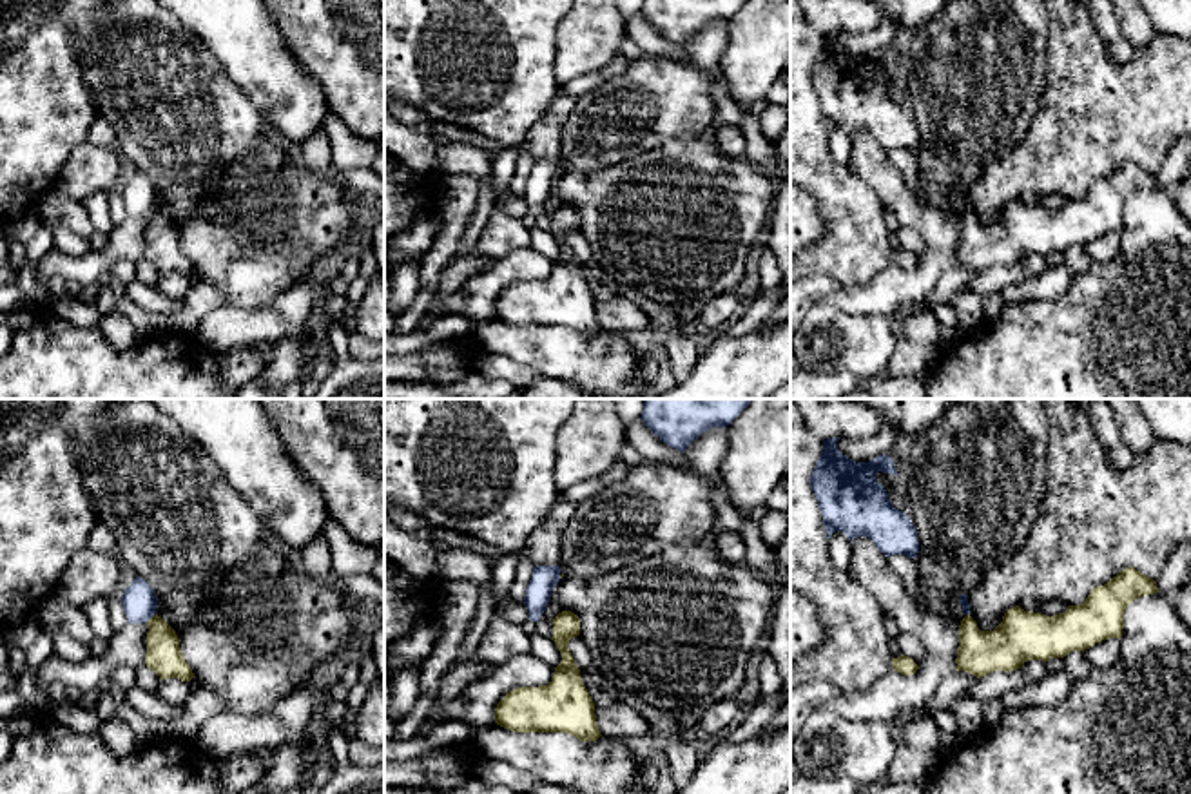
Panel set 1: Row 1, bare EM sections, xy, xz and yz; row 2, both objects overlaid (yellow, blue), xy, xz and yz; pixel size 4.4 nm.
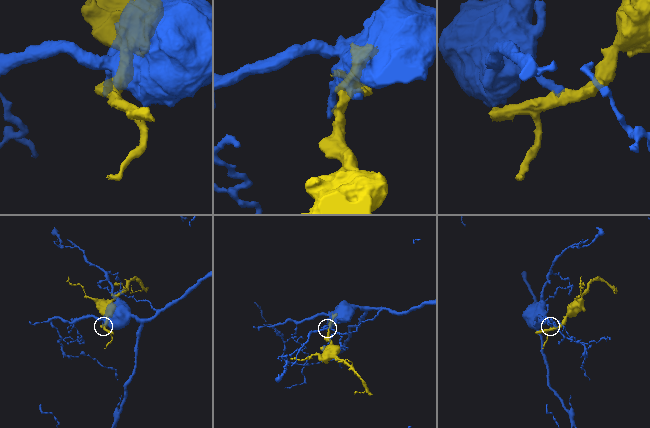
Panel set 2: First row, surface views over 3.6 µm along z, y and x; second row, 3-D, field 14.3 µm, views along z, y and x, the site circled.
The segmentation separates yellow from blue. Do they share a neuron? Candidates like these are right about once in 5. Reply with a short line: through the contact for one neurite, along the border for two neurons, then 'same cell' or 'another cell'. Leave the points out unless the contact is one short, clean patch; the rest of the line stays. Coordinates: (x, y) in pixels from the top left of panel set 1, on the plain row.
another cell

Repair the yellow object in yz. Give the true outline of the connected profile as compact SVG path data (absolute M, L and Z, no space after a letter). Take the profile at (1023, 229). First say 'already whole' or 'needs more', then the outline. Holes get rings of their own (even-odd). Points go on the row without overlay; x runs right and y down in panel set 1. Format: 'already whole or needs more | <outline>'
already whole | M1135 161L1122 163L1104 179L1093 181L1084 198L1046 210L1008 203L993 225L981 225L966 208L959 219L955 265L983 272L993 265L1015 265L1028 254L1064 252L1071 245L1120 232L1124 205L1138 190L1158 187L1157 176Z

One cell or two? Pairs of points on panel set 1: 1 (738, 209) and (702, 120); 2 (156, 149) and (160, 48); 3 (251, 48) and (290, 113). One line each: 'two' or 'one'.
1: two
2: one
3: one

